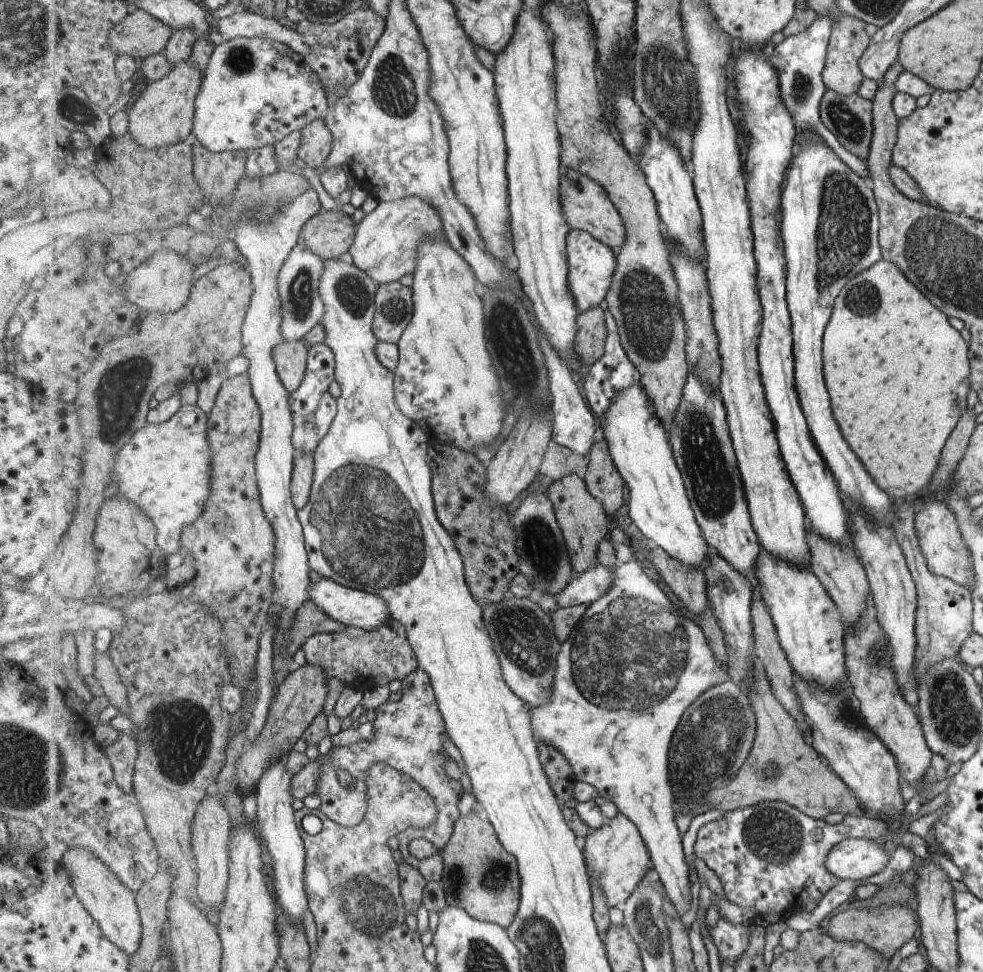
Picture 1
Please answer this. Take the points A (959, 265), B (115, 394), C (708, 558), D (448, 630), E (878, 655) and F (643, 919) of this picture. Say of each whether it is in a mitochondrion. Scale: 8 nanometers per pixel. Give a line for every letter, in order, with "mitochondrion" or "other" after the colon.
A: mitochondrion
B: mitochondrion
C: other
D: other
E: mitochondrion
F: mitochondrion

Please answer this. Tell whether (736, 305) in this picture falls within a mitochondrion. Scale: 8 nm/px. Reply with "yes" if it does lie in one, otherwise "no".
no

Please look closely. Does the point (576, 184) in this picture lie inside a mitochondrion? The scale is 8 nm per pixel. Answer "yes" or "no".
yes

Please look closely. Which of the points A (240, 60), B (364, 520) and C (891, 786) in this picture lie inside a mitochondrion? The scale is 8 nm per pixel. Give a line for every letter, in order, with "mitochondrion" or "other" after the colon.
A: mitochondrion
B: mitochondrion
C: other

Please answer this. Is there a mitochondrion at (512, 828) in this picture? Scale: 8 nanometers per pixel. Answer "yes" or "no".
no

